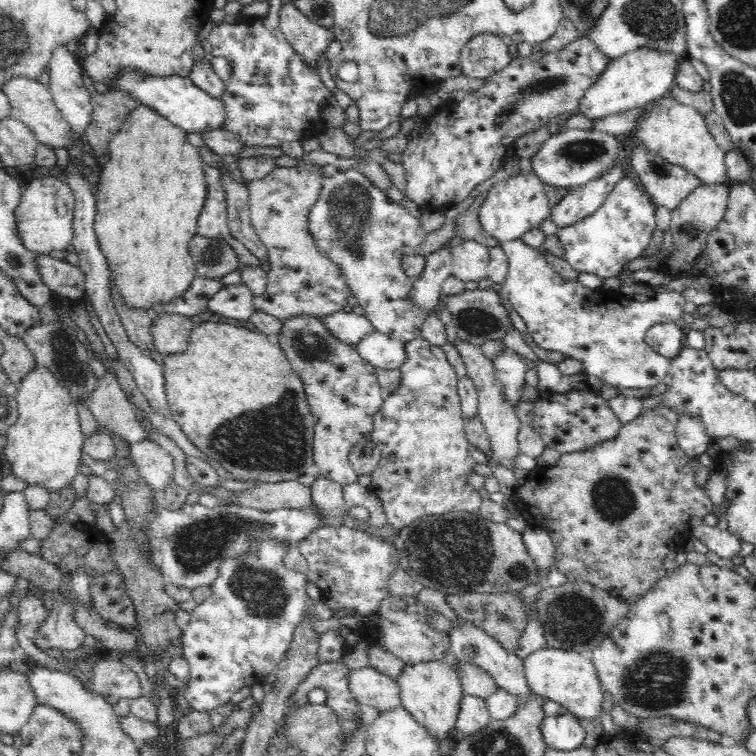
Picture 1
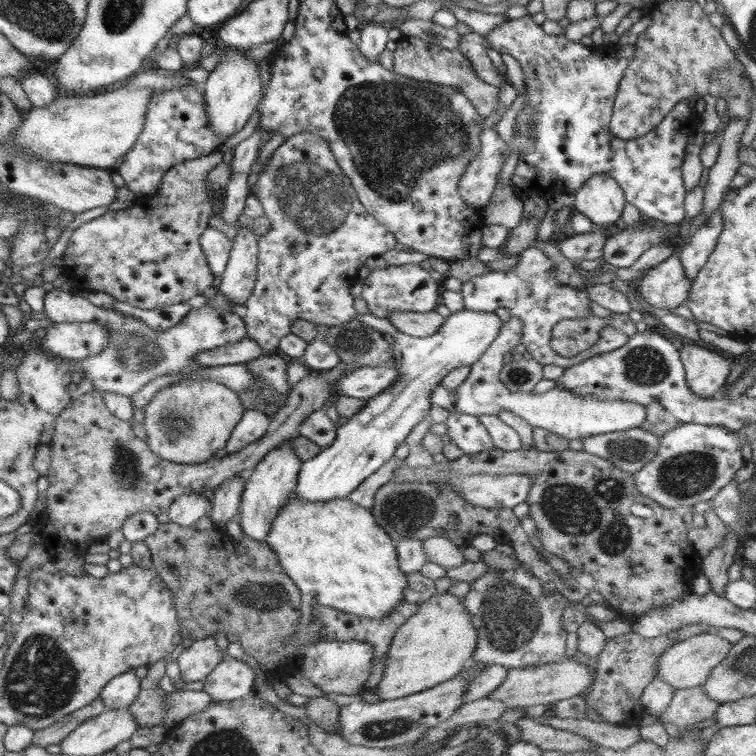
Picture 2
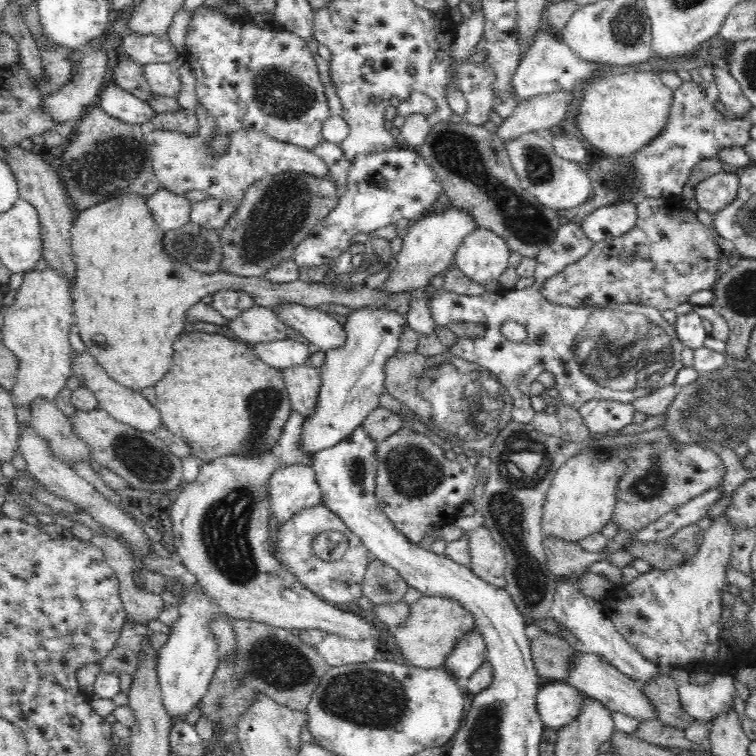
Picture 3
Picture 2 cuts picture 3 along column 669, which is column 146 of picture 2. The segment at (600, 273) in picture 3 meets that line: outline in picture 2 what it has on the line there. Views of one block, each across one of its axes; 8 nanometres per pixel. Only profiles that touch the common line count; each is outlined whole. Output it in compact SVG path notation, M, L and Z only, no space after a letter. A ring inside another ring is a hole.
M219 148L203 158L175 164L161 176L159 188L151 198L139 198L133 202L135 206L127 206L119 212L105 212L103 216L77 226L61 258L63 276L67 278L71 292L103 292L119 302L145 310L165 308L177 302L187 302L193 296L201 296L213 286L213 274L197 242L213 216L213 208L207 202L209 196L205 192L205 180L217 188L227 186L233 174L231 166L233 164L223 164L223 154Z

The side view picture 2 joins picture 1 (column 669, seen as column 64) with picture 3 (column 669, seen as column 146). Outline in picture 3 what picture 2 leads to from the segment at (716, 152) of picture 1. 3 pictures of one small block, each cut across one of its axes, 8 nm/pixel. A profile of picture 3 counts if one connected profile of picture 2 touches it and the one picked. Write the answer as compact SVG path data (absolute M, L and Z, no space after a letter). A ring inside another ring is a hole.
M648 68L618 70L614 76L598 78L586 86L584 100L576 116L576 126L584 138L592 144L592 150L600 150L608 156L634 156L654 138L658 138L668 124L674 90L666 86L660 72Z

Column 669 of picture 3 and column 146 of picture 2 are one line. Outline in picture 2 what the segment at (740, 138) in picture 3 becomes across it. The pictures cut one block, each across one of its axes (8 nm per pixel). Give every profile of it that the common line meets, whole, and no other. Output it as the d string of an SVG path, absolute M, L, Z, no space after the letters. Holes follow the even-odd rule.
M189 86L177 90L163 90L151 100L143 132L139 134L135 146L121 158L117 174L123 178L123 186L133 192L135 200L151 198L157 192L161 176L167 170L171 170L175 164L203 158L219 146L221 140L213 136L213 130L207 124L201 90Z

